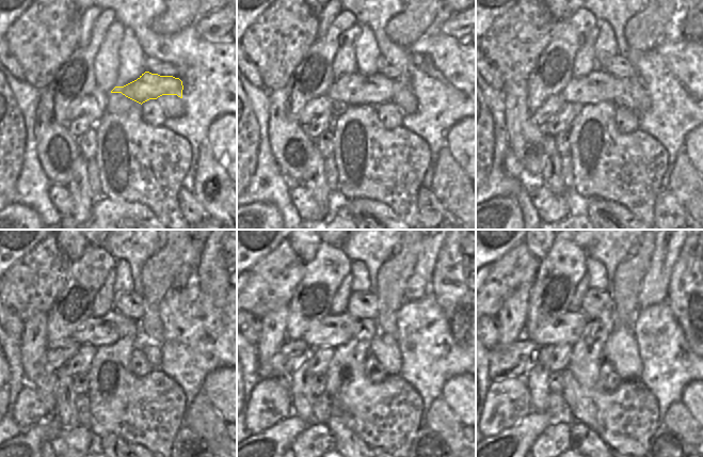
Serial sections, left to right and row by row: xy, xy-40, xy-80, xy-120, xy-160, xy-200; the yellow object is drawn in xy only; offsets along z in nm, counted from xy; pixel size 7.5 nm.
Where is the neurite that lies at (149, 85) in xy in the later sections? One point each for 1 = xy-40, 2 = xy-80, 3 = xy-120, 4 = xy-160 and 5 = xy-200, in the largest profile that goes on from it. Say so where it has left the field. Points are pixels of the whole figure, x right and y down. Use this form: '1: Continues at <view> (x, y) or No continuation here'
1: Continues at xy-40 (357, 89)
2: Continues at xy-80 (598, 85)
3: Continues at xy-120 (108, 329)
4: Continues at xy-160 (333, 330)
5: Continues at xy-200 (566, 330).

